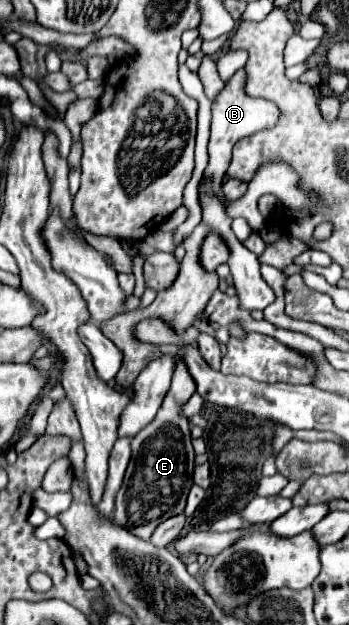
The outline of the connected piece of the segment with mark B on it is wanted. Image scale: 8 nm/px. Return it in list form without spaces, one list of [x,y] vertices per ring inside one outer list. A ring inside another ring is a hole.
[[[239,68],[227,82],[225,88],[217,94],[217,98],[213,100],[213,120],[211,120],[211,140],[209,140],[209,160],[219,160],[219,176],[215,176],[215,164],[207,166],[207,174],[213,178],[213,188],[215,192],[221,192],[221,182],[225,176],[225,168],[229,164],[231,158],[231,148],[233,144],[243,138],[249,136],[253,132],[259,132],[263,128],[271,128],[275,124],[275,120],[279,120],[279,110],[275,108],[275,104],[271,104],[269,100],[261,100],[261,98],[251,98],[245,94],[245,68]]]

